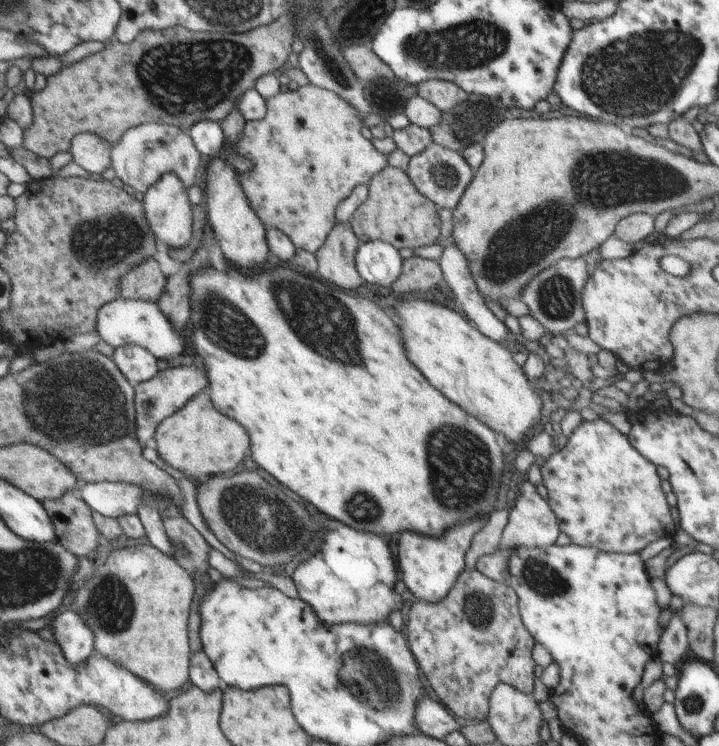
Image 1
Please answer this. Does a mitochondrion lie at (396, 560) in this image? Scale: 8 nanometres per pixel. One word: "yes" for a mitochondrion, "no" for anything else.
no

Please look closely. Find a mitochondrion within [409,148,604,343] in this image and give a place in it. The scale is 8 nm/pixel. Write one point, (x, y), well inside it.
(555, 298)

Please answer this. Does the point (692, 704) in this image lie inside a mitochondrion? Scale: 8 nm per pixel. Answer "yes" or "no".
yes

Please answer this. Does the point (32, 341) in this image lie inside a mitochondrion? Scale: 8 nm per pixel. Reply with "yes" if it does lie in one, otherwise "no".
no

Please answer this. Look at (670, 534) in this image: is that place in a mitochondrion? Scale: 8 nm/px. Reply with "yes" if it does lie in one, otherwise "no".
no

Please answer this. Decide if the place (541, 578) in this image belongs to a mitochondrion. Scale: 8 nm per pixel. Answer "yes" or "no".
yes

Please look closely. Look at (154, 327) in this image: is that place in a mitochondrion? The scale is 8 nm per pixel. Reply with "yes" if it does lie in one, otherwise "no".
no

